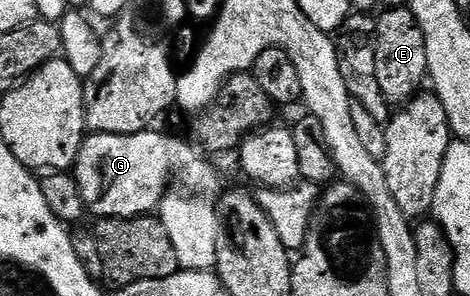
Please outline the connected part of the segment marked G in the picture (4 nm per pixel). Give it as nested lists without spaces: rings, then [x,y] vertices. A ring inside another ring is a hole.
[[[93,133],[85,136],[80,154],[74,166],[74,176],[85,210],[93,218],[106,217],[147,217],[155,214],[166,196],[164,188],[172,176],[184,180],[185,190],[200,195],[216,185],[216,173],[191,149],[176,137],[164,133],[131,133],[130,135],[106,135]]]

